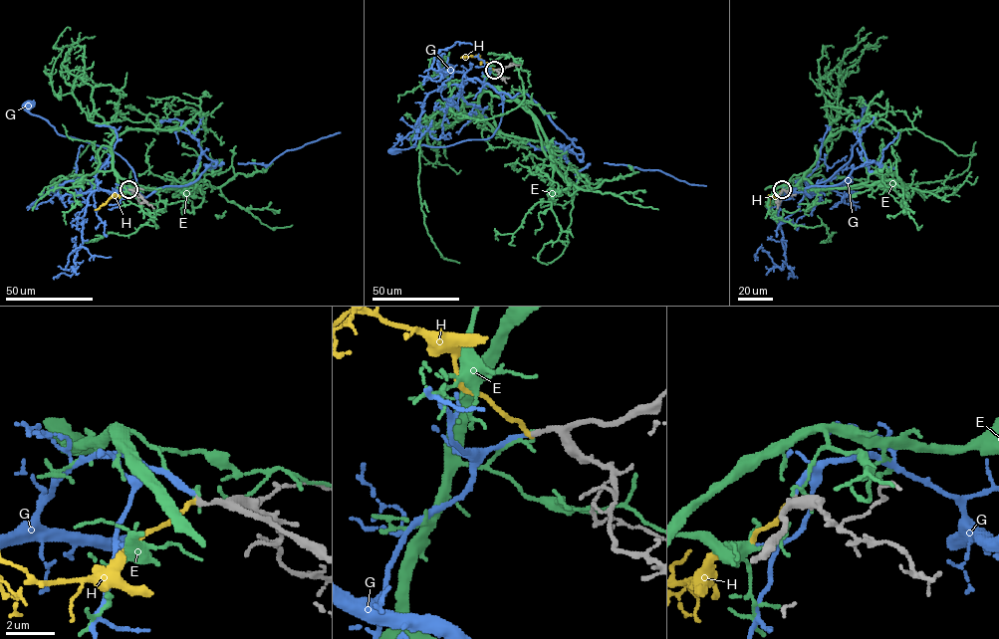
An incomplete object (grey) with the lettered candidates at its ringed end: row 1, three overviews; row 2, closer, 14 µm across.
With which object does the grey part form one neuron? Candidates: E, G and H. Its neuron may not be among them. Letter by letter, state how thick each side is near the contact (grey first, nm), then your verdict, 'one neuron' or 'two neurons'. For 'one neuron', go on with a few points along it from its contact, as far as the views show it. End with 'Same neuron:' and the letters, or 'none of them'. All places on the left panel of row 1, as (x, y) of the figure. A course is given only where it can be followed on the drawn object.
E: 200/70 nm | two neurons
G: 200/220 nm | one neuron | via (128, 189), (117, 190), (132, 192), (136, 184), (132, 169), (119, 154), (59, 135), (27, 106)
H: 240/180 nm | two neurons
Same neuron: G

